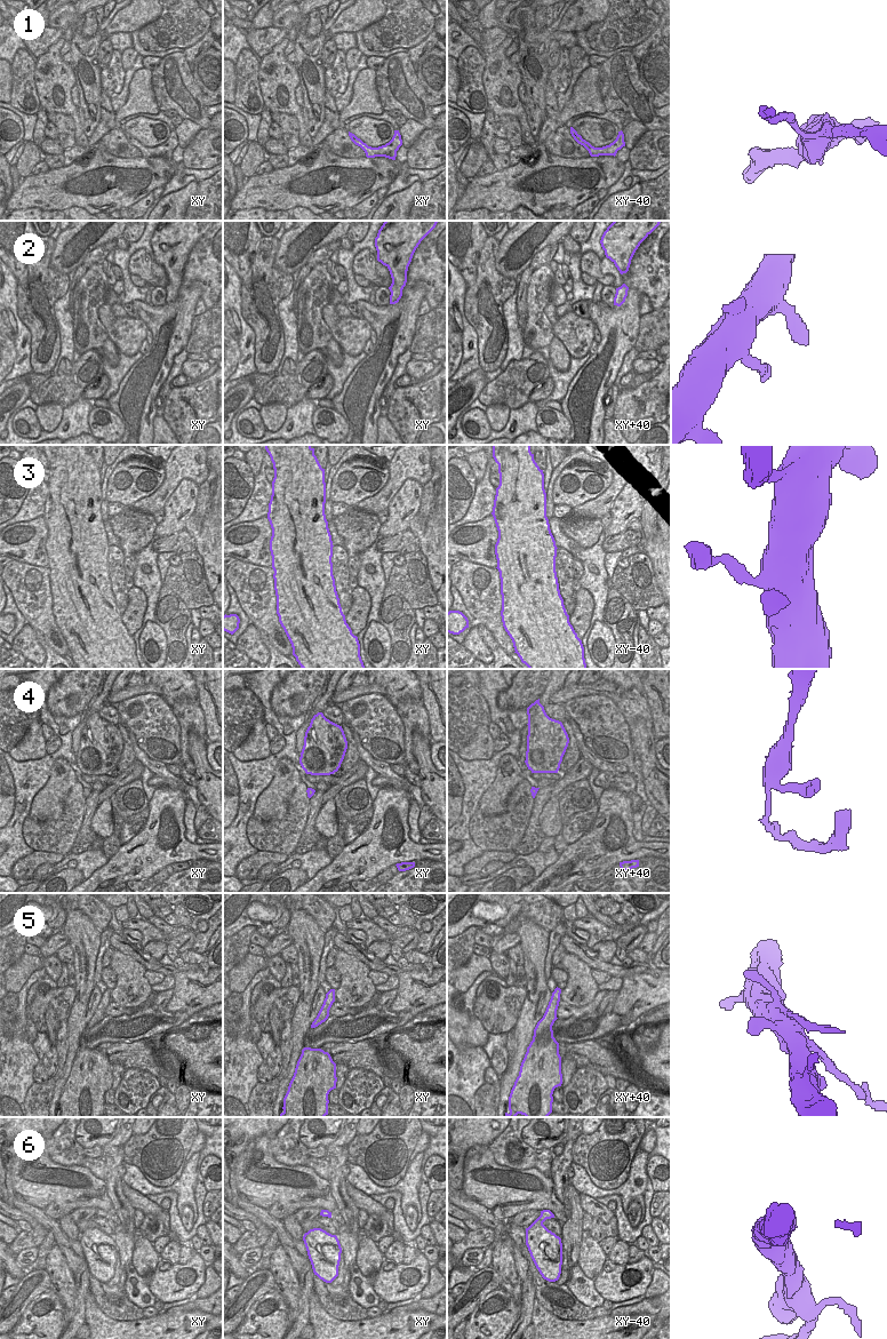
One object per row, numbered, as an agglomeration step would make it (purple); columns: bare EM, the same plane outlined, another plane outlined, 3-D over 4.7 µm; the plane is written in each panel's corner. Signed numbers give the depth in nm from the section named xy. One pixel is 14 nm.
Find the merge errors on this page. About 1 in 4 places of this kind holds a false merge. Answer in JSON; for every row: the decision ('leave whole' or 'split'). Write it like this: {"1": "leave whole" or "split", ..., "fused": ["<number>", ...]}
{"1": "leave whole", "2": "leave whole", "3": "leave whole", "4": "leave whole", "5": "split", "6": "leave whole", "fused": ["5"]}

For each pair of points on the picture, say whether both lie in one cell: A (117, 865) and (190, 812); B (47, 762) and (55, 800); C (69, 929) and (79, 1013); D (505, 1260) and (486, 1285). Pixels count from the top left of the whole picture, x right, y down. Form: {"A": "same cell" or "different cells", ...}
{"A": "different cells", "B": "different cells", "C": "same cell", "D": "different cells"}

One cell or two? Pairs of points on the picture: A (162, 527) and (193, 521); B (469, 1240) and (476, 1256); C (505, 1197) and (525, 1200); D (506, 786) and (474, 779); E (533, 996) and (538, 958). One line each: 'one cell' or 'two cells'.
A: two cells
B: two cells
C: one cell
D: two cells
E: one cell

